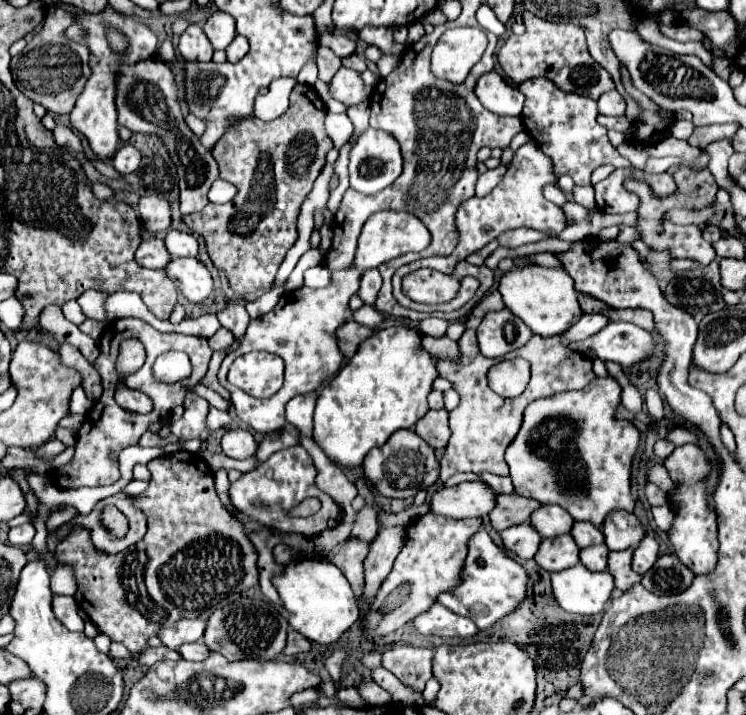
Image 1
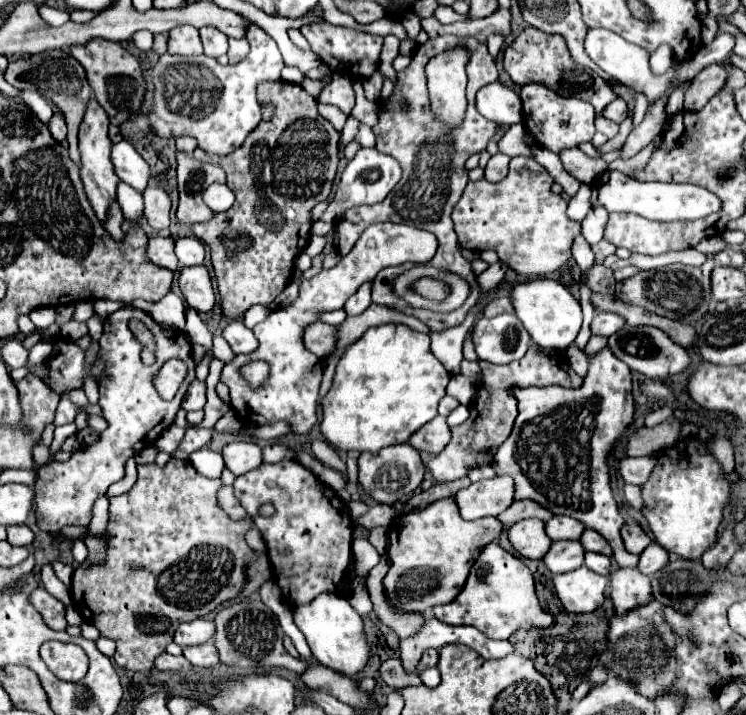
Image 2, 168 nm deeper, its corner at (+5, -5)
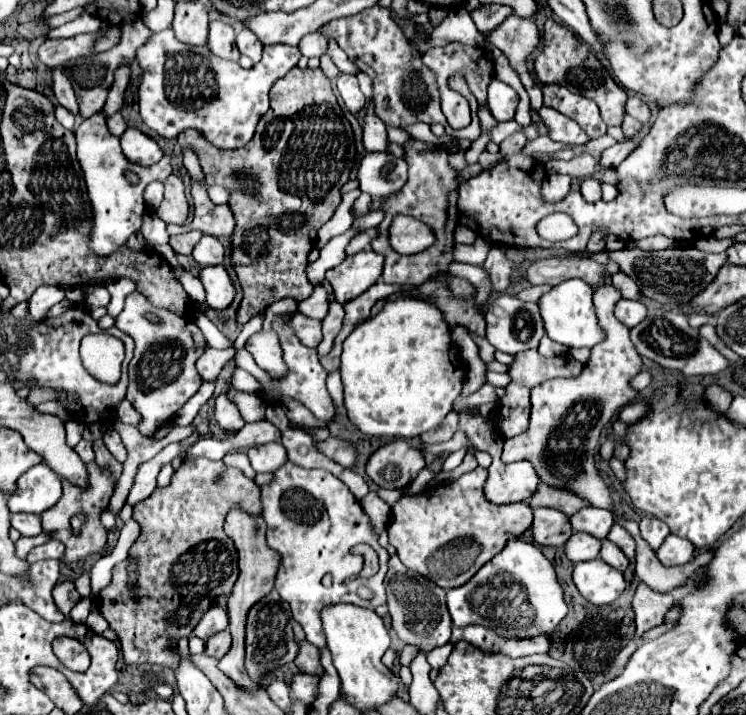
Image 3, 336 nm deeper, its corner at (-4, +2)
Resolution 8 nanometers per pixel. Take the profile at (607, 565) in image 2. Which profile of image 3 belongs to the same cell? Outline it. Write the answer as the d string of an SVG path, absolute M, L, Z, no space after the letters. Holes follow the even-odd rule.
M603 541L599 557L601 557L607 565L611 565L611 567L615 567L615 569L619 569L619 571L625 571L627 565L629 565L629 559L623 555L623 551L621 551L615 543L611 543L611 541Z

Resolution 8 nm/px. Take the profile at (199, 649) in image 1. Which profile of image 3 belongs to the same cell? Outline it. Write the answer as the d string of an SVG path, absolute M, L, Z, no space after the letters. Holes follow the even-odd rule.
M225 629L225 631L221 631L221 633L215 633L215 635L207 641L205 653L211 655L211 657L215 657L215 659L221 659L221 657L229 651L229 647L231 647L231 635L229 635L229 631Z

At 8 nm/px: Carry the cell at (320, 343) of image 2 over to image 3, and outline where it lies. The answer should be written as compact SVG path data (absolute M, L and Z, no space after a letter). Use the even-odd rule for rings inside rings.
M295 313L293 319L291 319L291 327L293 331L299 335L301 343L305 347L317 347L319 341L323 339L323 333L321 333L321 321L317 319L311 319L303 313Z

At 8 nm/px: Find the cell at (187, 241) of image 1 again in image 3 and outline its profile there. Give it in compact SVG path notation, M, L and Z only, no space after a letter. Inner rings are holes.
M203 235L201 241L193 247L191 255L199 265L219 265L223 263L223 245L219 243L219 239Z

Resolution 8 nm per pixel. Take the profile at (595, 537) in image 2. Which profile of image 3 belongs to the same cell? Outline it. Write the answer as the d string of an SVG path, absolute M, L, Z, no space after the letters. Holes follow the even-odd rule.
M615 523L615 525L611 527L607 539L613 541L629 559L633 559L633 555L635 555L635 541L631 539L631 535L629 535L623 527L619 527L619 525Z

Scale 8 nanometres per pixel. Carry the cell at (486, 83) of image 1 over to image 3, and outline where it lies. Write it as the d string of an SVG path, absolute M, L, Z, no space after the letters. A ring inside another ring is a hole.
M493 79L493 83L489 85L489 99L487 99L487 105L493 117L497 121L511 121L515 115L517 103L519 103L519 95L507 83Z

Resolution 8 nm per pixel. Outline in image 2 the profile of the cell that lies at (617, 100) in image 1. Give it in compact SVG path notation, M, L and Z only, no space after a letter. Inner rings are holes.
M616 98L612 104L608 104L604 108L604 116L616 124L624 122L628 118L628 108L626 108L626 102L622 98Z

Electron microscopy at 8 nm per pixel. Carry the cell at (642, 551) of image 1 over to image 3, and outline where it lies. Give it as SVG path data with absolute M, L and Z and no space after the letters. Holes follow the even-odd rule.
M669 535L657 549L657 557L663 565L683 565L693 559L693 551L695 547L687 539Z

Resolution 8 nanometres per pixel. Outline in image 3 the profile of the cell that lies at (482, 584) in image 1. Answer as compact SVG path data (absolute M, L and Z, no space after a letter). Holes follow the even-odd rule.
M521 539L507 541L505 549L475 573L475 579L469 579L463 587L447 591L447 609L457 627L479 623L497 633L517 637L533 637L553 631L553 627L567 615L567 603L553 565L537 545Z

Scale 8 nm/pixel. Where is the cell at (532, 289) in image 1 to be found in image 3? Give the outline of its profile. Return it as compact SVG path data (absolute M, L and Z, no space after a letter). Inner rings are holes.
M567 279L559 285L555 285L549 293L545 293L539 299L539 311L543 317L545 333L565 347L593 347L603 339L603 331L597 325L595 307L593 307L593 289L581 279Z

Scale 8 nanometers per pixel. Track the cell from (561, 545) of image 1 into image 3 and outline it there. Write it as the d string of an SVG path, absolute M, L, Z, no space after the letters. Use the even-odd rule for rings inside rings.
M573 533L569 537L569 541L565 543L565 555L571 563L579 563L579 561L591 561L599 557L599 547L601 541L587 535L587 533Z

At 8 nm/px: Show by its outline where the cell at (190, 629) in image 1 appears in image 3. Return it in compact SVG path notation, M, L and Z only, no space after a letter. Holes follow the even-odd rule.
M211 607L211 609L199 619L199 623L195 625L193 633L195 633L197 637L205 639L205 637L211 637L211 635L215 635L215 633L219 633L219 631L223 631L223 629L227 629L227 611L221 609L221 607Z

